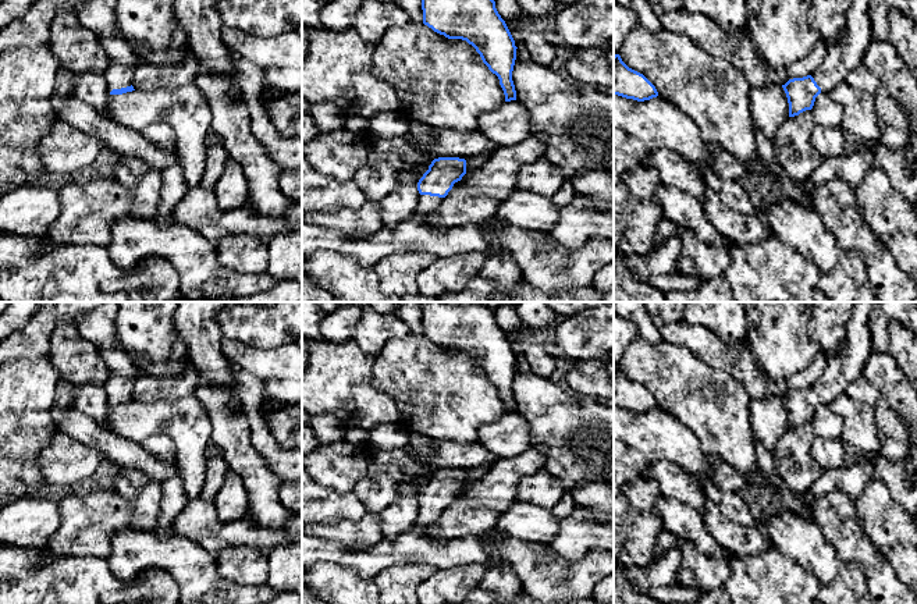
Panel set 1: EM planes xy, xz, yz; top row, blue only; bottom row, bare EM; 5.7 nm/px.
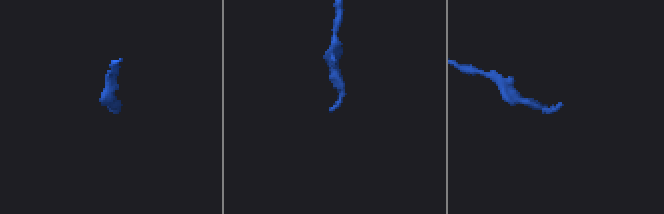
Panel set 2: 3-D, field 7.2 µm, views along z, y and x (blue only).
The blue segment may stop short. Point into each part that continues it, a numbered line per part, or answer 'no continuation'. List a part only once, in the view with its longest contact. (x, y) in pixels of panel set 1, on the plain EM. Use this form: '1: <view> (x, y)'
1: xy (117, 387)

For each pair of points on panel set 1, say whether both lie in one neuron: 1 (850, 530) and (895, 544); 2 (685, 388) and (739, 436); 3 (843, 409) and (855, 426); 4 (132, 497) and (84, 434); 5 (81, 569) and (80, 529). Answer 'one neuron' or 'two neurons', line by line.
1: two neurons
2: one neuron
3: one neuron
4: two neurons
5: two neurons

